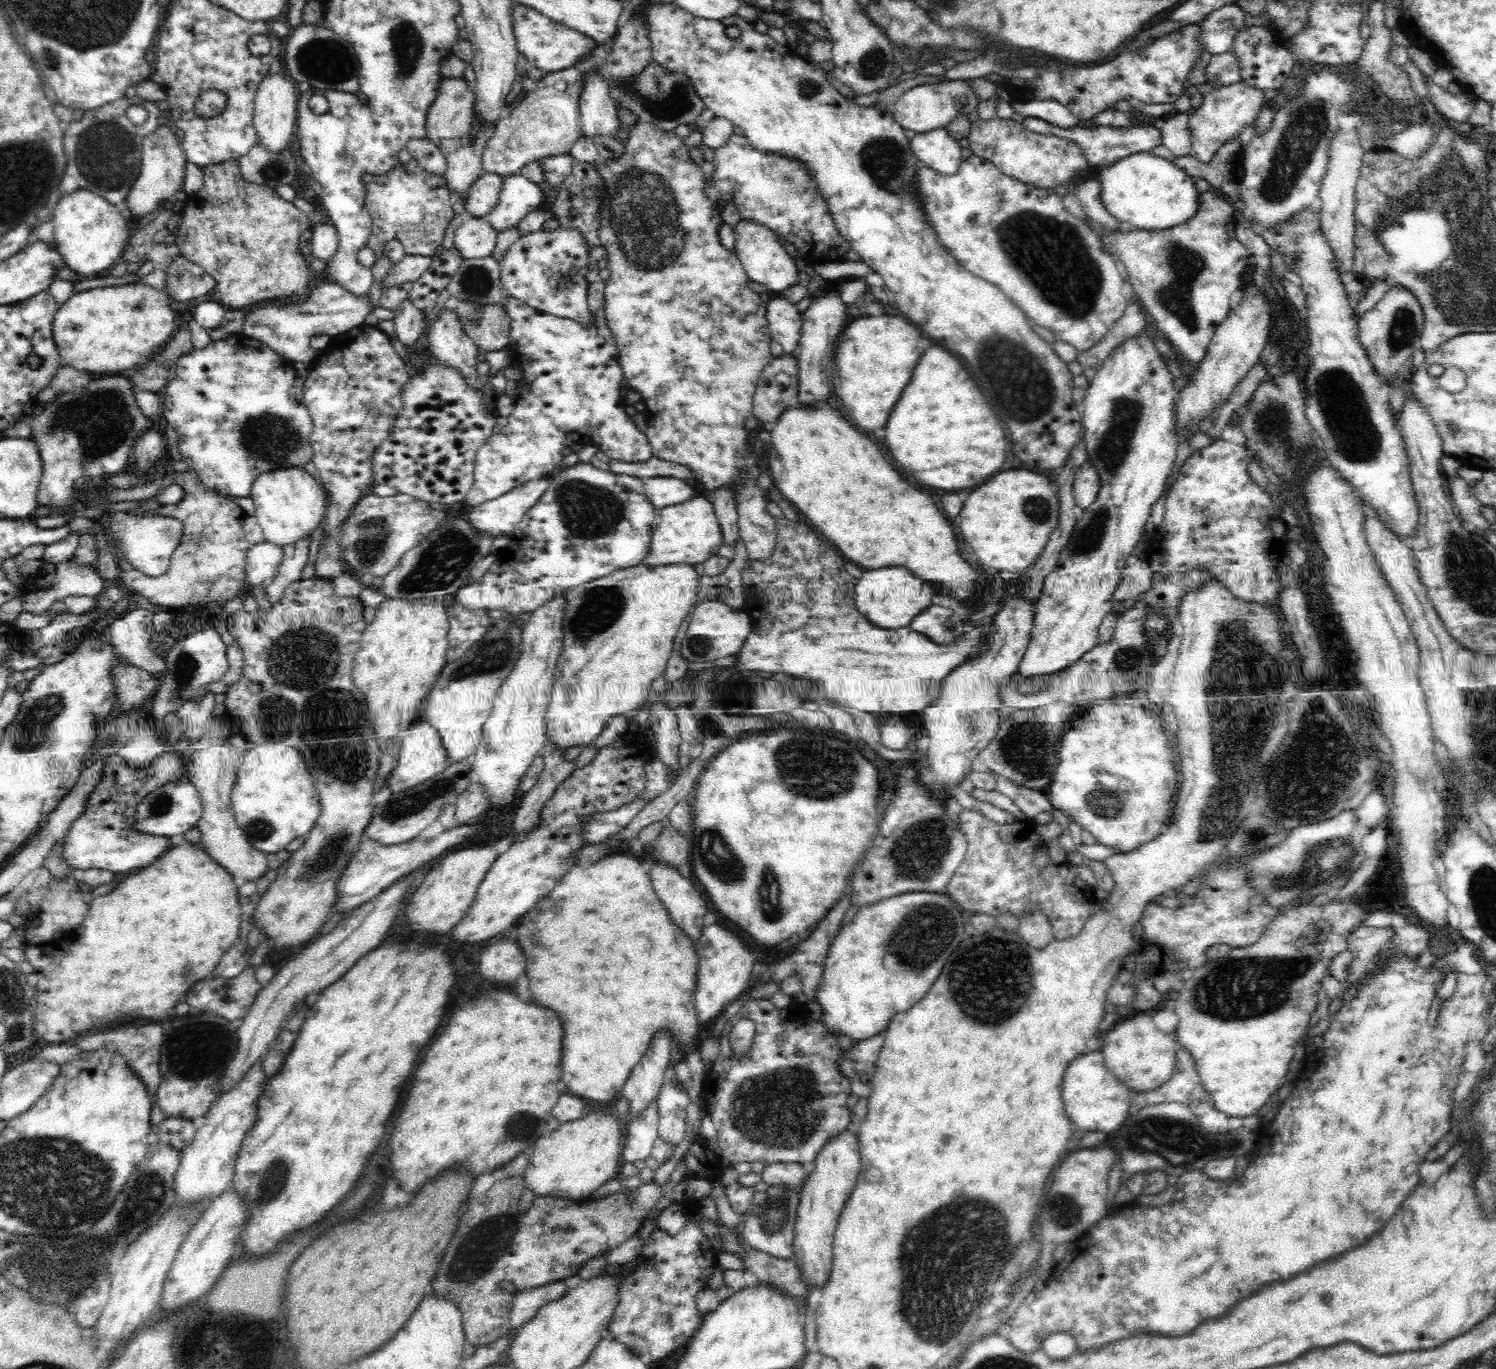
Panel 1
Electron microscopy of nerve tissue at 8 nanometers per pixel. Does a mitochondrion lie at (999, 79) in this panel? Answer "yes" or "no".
no

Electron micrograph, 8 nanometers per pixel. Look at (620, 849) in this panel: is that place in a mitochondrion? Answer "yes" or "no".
no

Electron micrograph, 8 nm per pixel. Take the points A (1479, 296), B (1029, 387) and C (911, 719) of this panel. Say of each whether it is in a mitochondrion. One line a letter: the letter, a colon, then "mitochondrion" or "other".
A: mitochondrion
B: mitochondrion
C: other

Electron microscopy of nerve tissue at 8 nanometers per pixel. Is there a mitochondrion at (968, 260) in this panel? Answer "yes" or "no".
no

